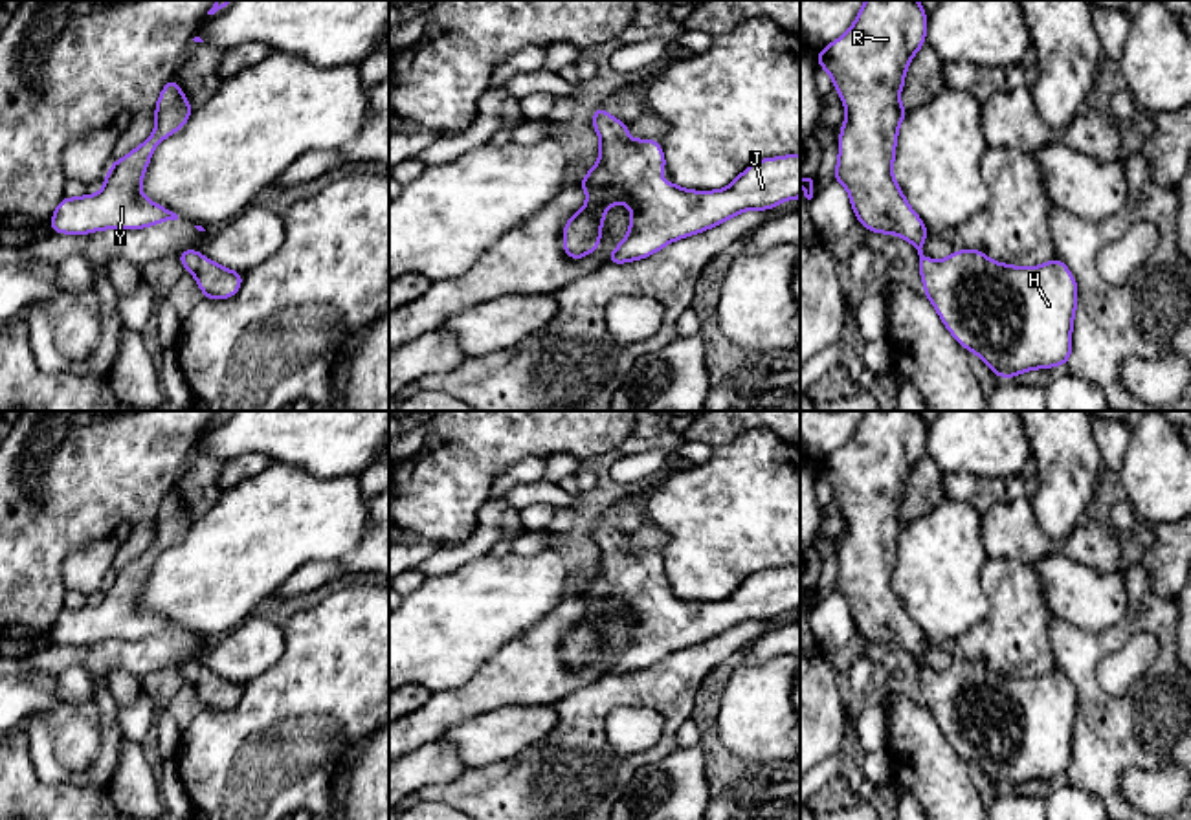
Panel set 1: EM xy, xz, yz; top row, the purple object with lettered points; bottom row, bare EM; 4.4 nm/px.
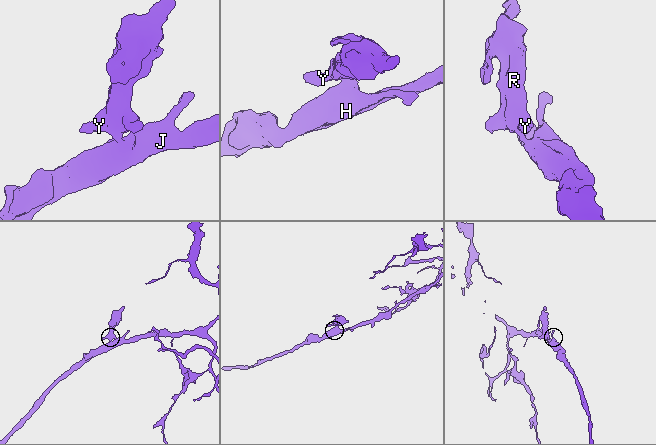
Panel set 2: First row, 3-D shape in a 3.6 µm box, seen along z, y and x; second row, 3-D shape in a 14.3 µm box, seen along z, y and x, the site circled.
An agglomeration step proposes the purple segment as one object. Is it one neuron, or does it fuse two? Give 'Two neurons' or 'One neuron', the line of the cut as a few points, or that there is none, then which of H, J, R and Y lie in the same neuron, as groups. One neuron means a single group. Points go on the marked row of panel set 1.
One neuron. No split. Groups: H J R Y

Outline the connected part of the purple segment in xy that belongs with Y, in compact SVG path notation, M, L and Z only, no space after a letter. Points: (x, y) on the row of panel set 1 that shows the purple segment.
M173 77L158 97L156 127L150 138L125 158L112 161L105 187L97 194L64 196L50 220L51 231L88 235L99 229L143 229L158 222L178 220L176 213L141 194L141 182L156 145L178 132L191 112L187 97Z

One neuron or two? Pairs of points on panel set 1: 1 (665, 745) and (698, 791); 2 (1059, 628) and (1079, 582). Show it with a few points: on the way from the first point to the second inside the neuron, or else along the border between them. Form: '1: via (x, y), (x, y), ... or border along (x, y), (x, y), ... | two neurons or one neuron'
1: border along (678, 747), (634, 773) | two neurons
2: border along (1054, 613), (1083, 630), (1105, 630) | two neurons

